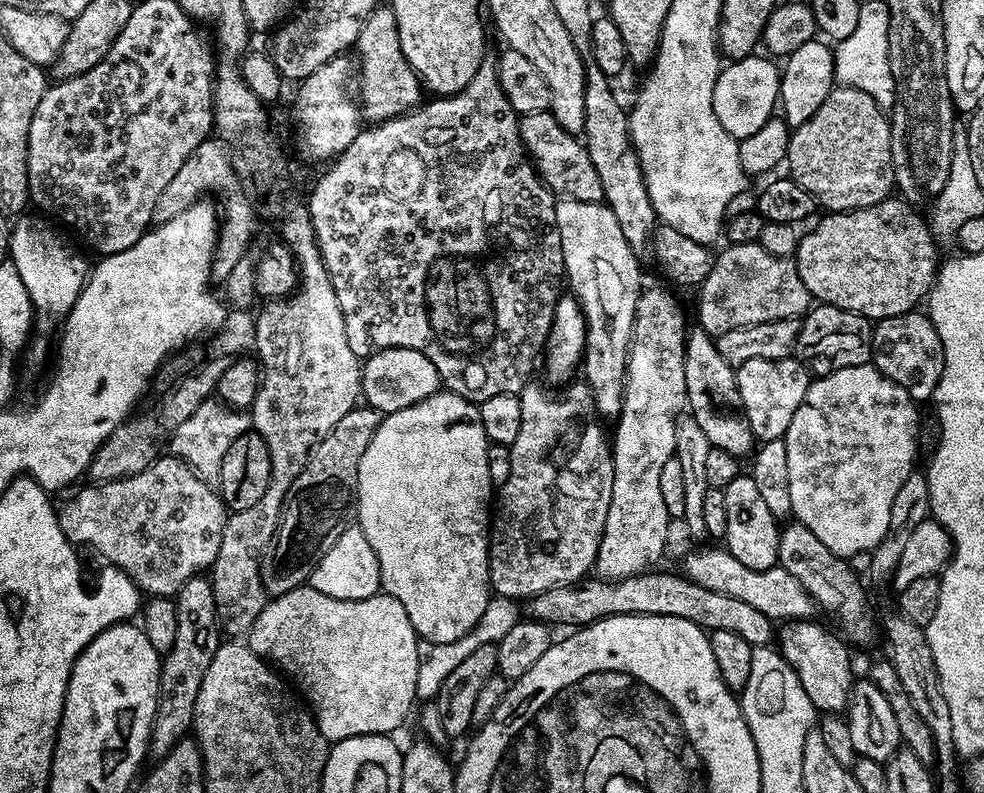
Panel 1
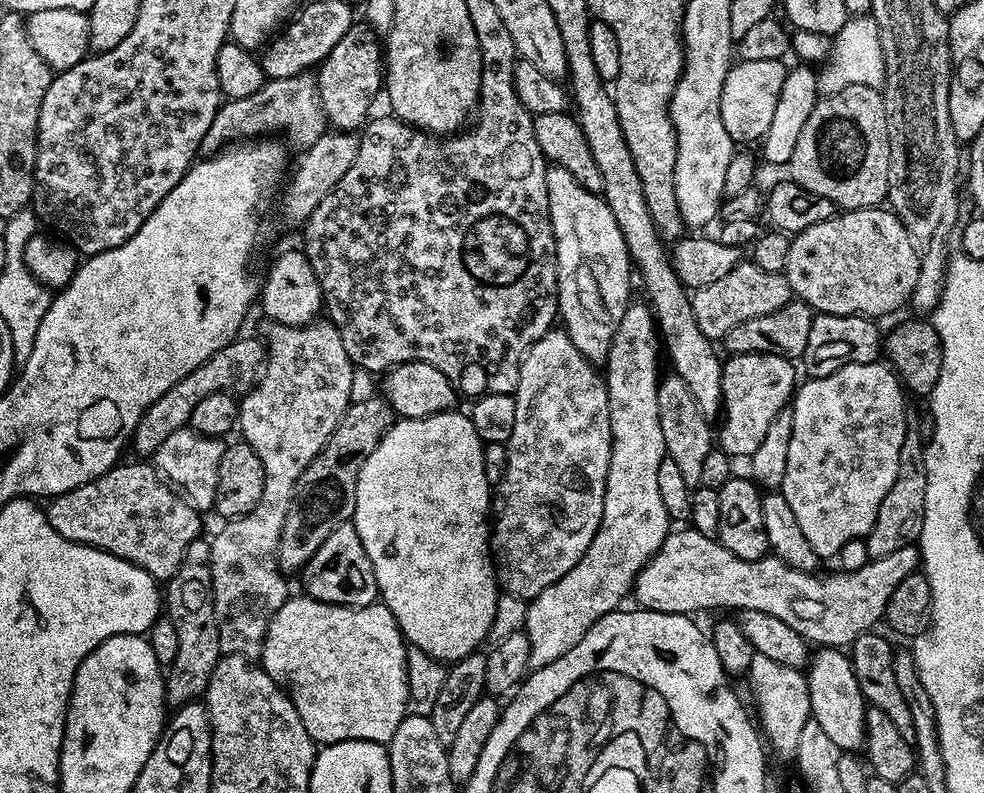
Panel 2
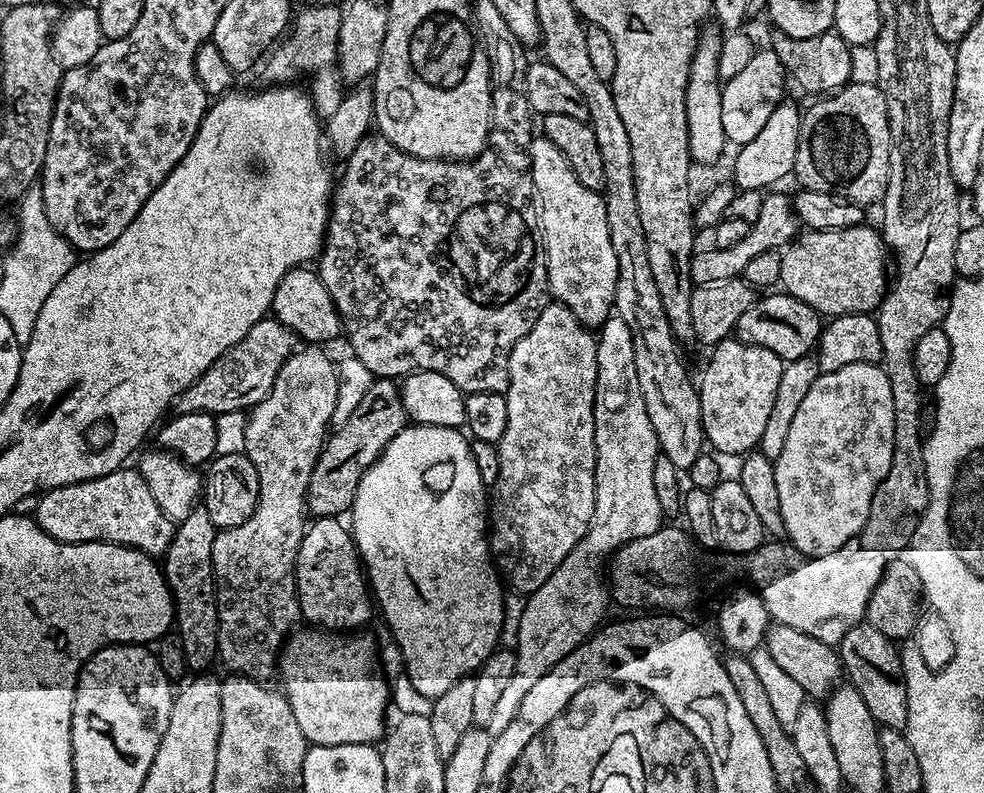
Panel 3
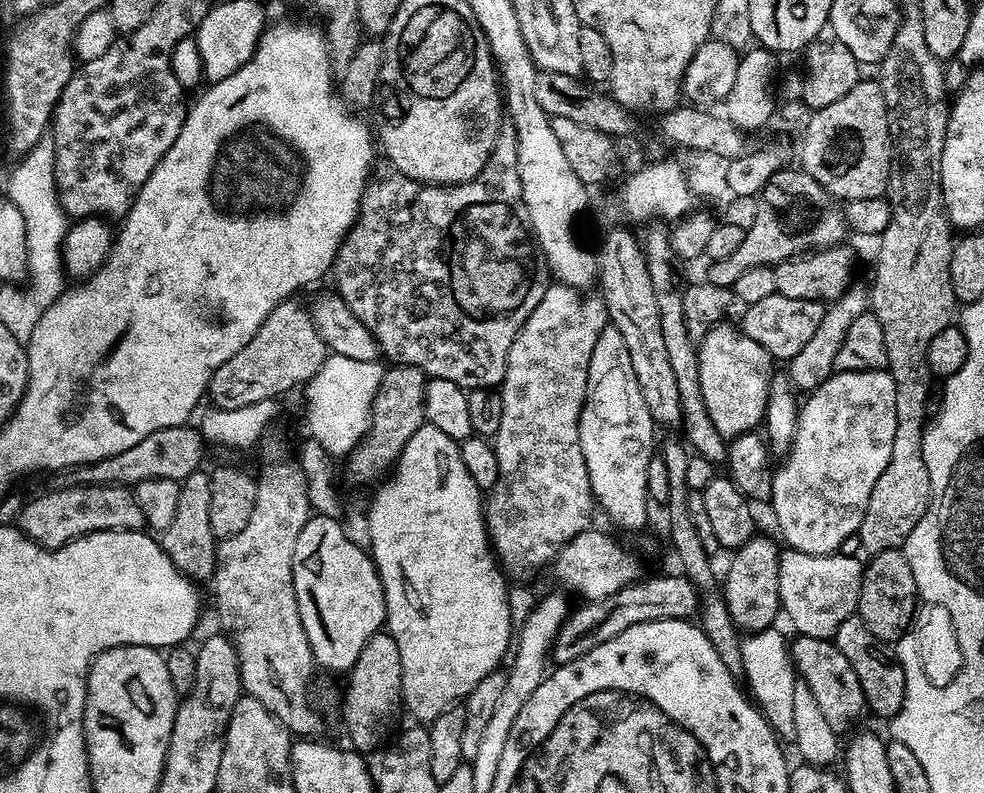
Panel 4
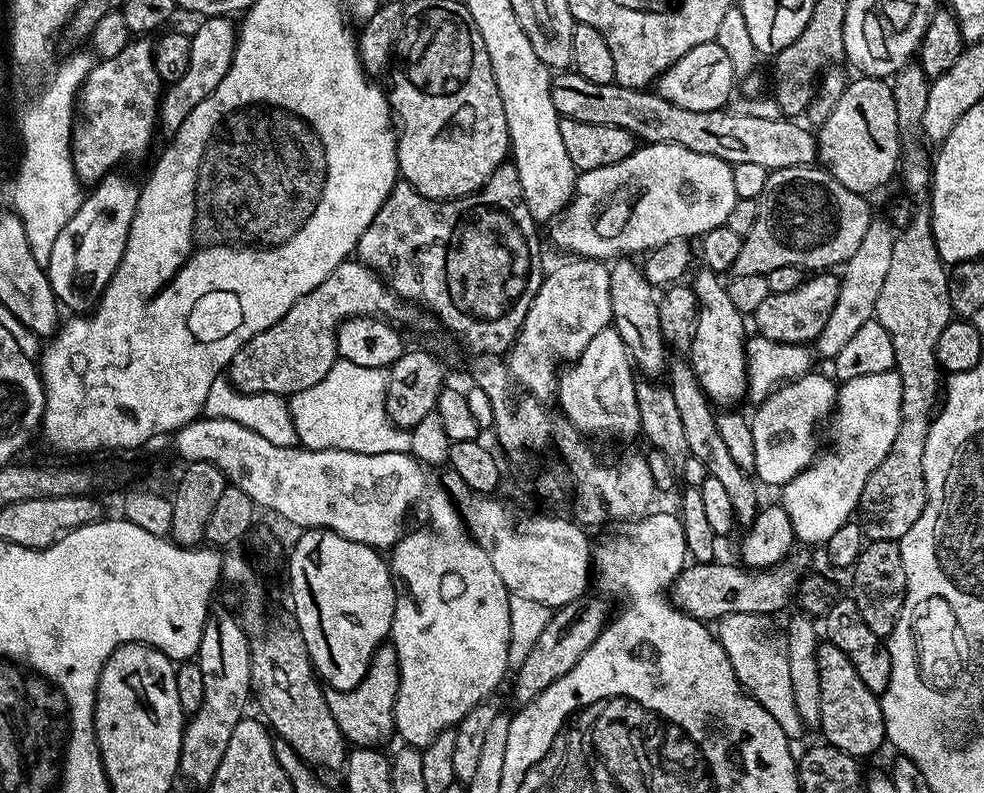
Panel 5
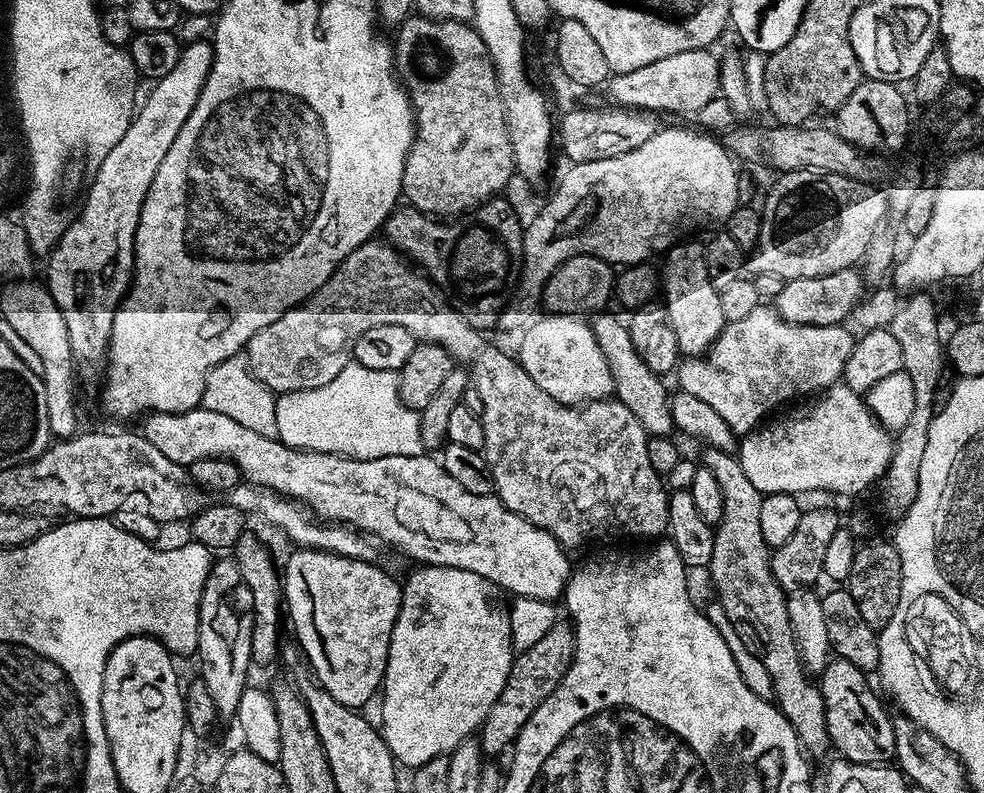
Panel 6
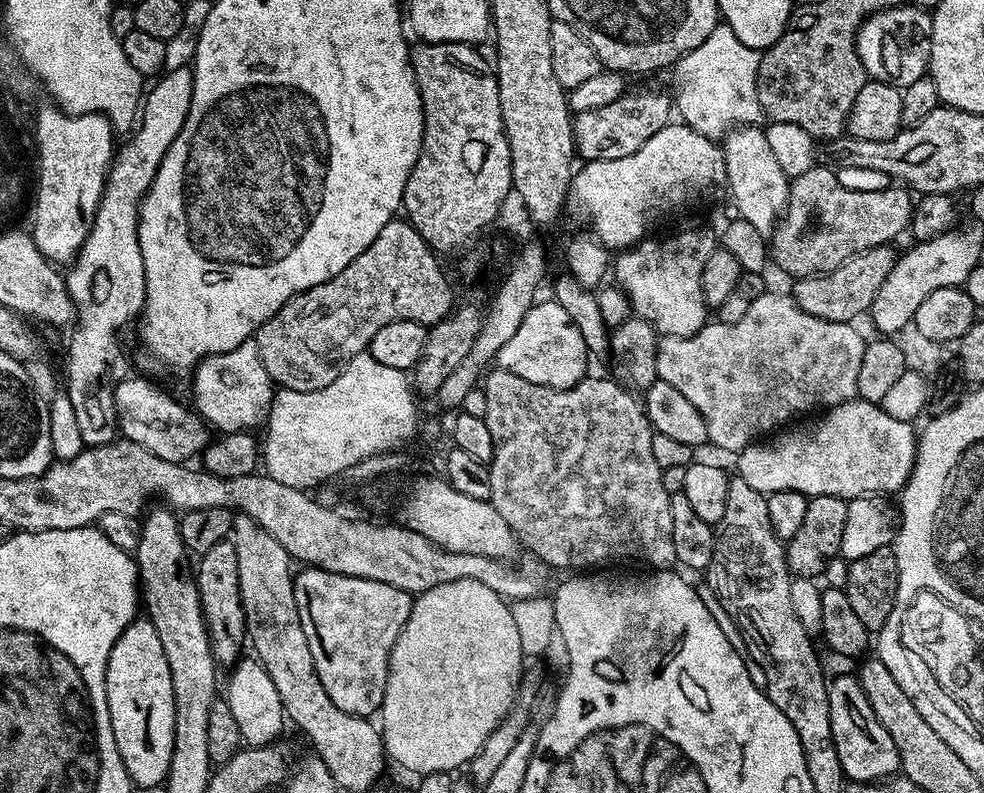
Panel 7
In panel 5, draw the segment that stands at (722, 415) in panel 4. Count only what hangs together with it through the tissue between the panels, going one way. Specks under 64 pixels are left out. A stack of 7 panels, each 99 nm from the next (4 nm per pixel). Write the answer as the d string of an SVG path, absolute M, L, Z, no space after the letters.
M701 267L696 281L690 287L696 294L696 324L692 334L690 363L702 390L716 406L736 406L745 399L748 390L748 357L746 335L744 336L745 313L739 312L730 302L725 281L710 269Z

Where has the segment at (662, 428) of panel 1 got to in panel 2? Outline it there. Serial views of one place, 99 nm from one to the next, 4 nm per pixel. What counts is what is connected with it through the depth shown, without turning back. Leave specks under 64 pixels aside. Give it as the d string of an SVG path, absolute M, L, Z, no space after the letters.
M644 302L629 303L606 357L612 453L602 522L574 570L527 601L522 630L530 638L529 669L554 662L579 640L585 639L606 613L617 611L623 605L620 603L624 595L633 591L641 570L668 537L668 511L662 506L662 494L658 494L658 466L666 459L656 389L656 363L660 356L662 360L662 344L651 307Z

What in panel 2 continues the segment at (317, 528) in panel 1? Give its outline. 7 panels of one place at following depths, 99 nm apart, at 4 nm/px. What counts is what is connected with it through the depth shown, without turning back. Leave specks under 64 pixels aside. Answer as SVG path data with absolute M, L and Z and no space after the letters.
M373 394L365 400L352 400L349 403L338 426L330 434L326 446L306 466L306 470L302 470L302 478L298 478L296 493L286 514L286 522L282 526L276 551L276 560L280 564L281 572L299 573L304 565L310 562L318 546L322 546L322 542L330 538L332 531L339 524L347 524L352 520L356 509L356 487L360 467L393 423L392 407L387 404L383 395Z

